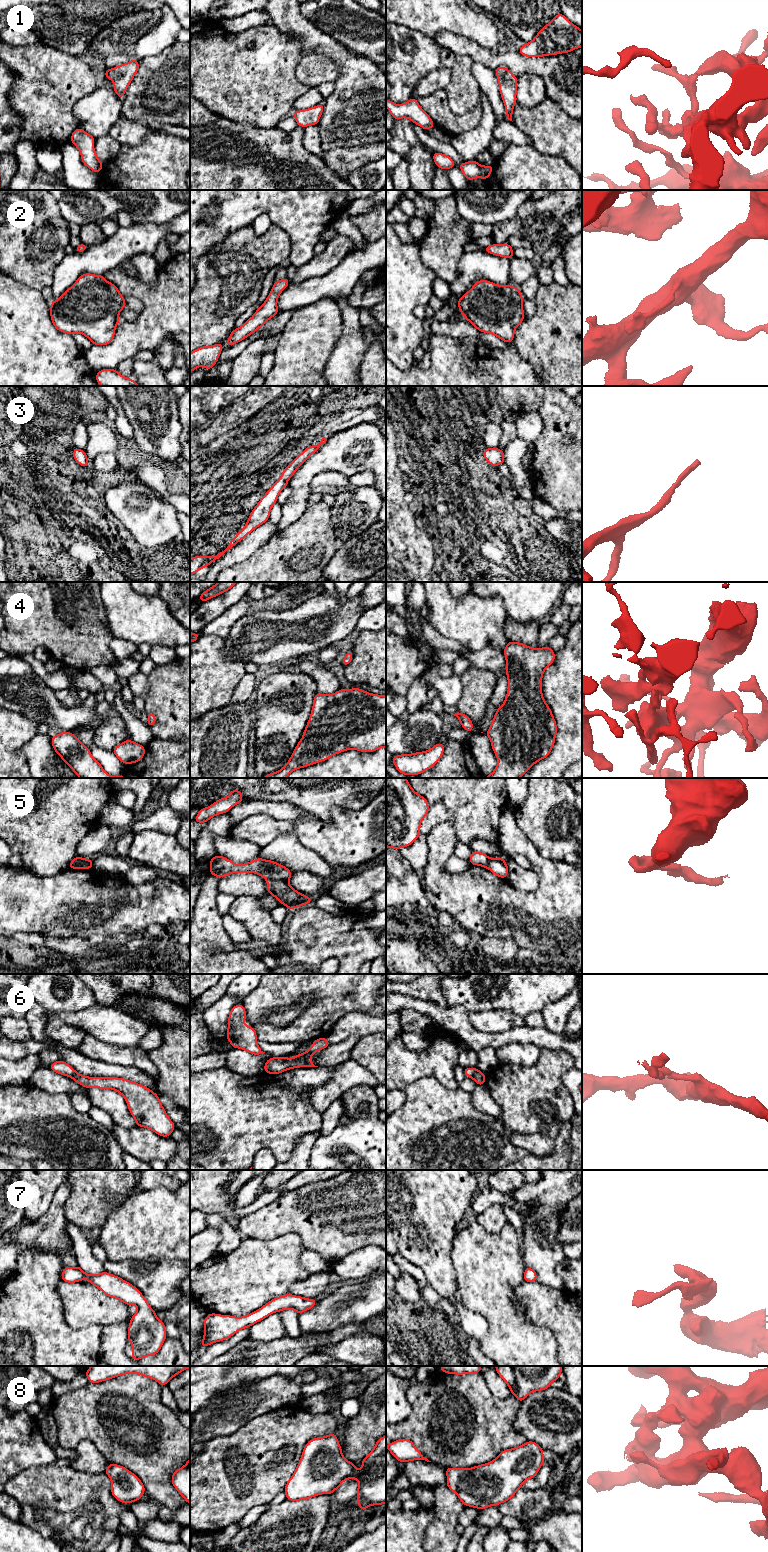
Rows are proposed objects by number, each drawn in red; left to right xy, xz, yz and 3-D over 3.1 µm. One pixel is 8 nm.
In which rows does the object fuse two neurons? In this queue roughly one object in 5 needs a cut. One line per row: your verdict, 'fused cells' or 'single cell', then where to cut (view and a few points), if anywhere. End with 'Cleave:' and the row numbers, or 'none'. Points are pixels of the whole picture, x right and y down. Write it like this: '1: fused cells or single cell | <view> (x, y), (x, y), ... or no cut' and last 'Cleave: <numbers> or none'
1: single cell | no cut
2: single cell | no cut
3: single cell | no cut
4: single cell | no cut
5: fused cells | xy (71, 861), (86, 861), (91, 864)
6: fused cells | yz (477, 1069), (471, 1077)
7: single cell | no cut
8: single cell | no cut
Cleave: 5, 6

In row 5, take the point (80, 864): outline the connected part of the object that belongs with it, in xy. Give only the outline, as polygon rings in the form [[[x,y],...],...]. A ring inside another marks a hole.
[[[73,861],[69,864],[70,869],[93,869],[92,864],[85,861]]]

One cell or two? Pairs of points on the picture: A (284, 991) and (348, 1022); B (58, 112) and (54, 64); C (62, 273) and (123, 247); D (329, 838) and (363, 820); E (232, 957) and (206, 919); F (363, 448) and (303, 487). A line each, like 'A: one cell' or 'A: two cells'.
A: two cells
B: one cell
C: one cell
D: one cell
E: one cell
F: one cell

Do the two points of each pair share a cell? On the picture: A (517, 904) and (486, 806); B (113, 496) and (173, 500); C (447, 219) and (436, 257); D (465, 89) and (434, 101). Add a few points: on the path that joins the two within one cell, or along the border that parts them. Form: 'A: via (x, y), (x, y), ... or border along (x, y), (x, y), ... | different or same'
A: border along (500, 818), (498, 841) | different
B: border along (159, 497), (170, 504), (177, 513) | different
C: via (447, 228), (447, 235), (442, 248) | same
D: border along (444, 90), (448, 106), (455, 113), (461, 115) | different

